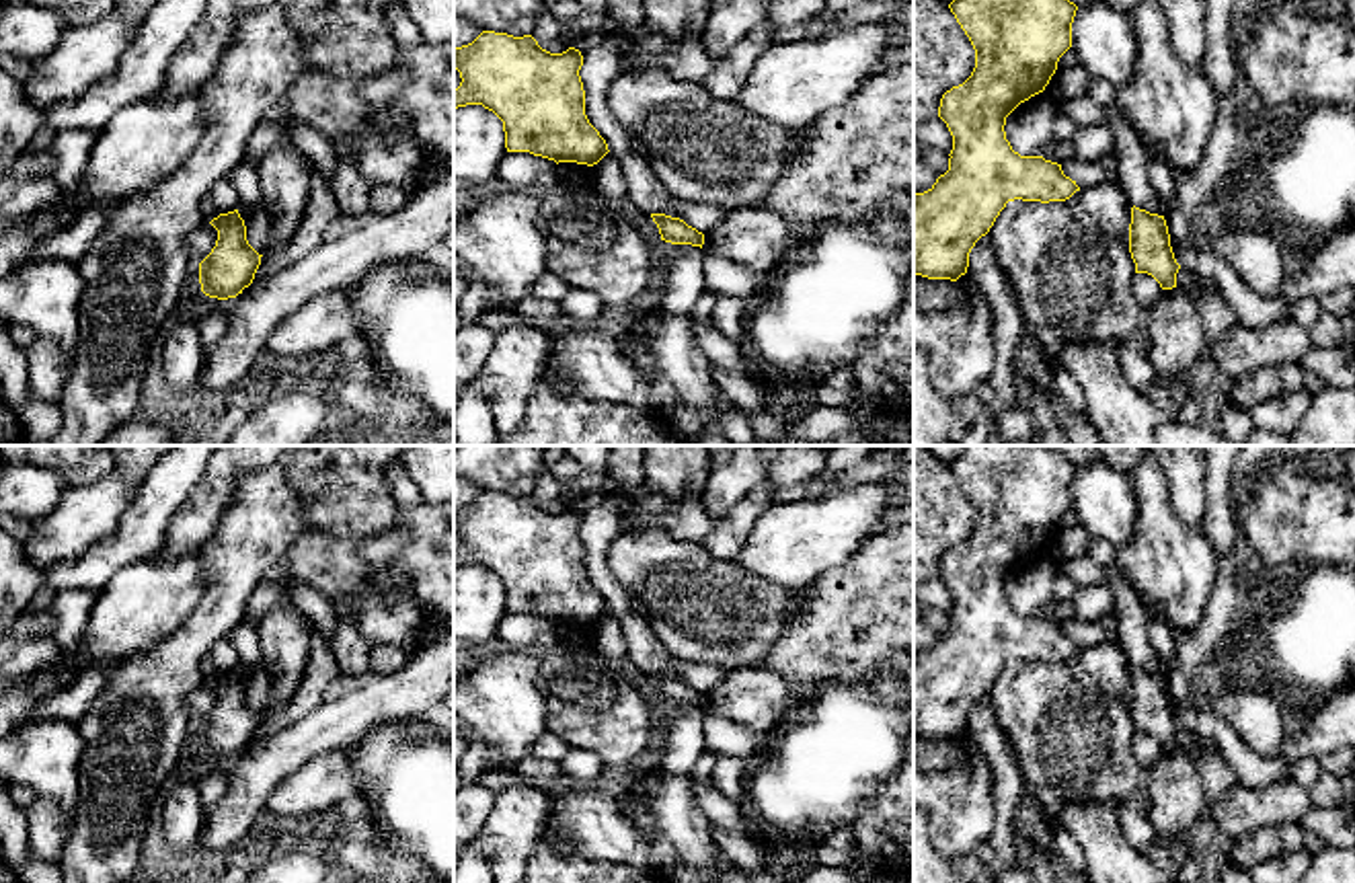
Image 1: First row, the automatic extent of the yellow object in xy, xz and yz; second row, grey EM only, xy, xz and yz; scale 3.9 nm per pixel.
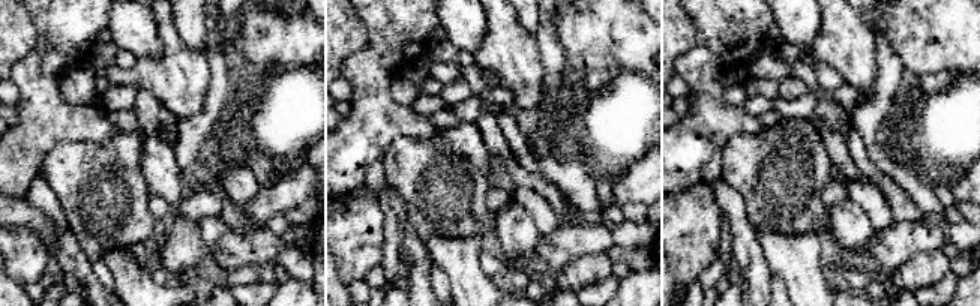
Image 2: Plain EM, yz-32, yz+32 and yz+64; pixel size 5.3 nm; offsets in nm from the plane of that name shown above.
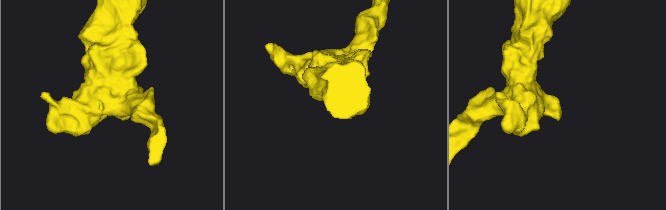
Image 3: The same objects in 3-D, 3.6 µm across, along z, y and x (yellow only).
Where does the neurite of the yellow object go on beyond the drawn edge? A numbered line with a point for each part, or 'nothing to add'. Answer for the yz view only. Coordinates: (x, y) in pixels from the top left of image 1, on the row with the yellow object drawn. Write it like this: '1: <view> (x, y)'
nothing to add

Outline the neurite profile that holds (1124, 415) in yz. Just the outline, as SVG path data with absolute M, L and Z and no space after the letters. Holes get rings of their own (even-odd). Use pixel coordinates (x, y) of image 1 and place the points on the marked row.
M1123 341L1066 343L1057 366L1068 370L1084 392L1084 415L1105 446L1158 446L1156 429L1168 421L1201 423L1199 394L1170 409L1158 409L1133 388L1119 363Z

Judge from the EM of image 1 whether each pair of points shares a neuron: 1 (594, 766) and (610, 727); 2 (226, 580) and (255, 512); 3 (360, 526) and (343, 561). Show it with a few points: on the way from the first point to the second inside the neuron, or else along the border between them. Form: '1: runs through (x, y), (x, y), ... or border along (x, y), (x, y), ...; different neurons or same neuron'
1: border along (571, 746), (592, 750), (604, 762); different neurons
2: runs through (235, 563), (255, 534), (255, 528); same neuron
3: border along (306, 526), (358, 541); different neurons

